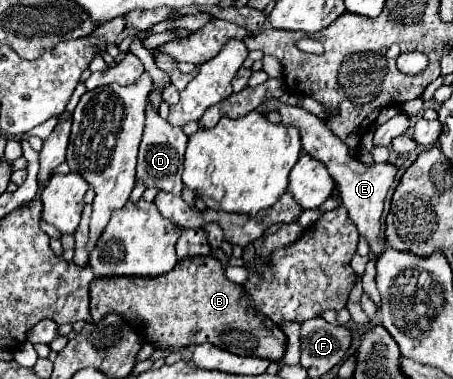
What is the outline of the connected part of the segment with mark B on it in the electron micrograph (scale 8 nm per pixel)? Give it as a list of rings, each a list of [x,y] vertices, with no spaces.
[[[213,255],[205,257],[187,257],[177,263],[175,269],[171,269],[167,275],[159,277],[95,277],[89,285],[89,299],[91,299],[91,317],[93,321],[99,321],[103,315],[115,311],[121,317],[127,319],[127,323],[137,325],[141,333],[145,333],[145,341],[163,349],[163,343],[167,347],[187,347],[187,345],[201,345],[211,343],[219,349],[237,353],[237,355],[255,355],[271,361],[279,361],[285,353],[285,335],[279,327],[273,323],[269,325],[267,319],[259,313],[255,313],[255,307],[247,295],[247,291],[231,283],[225,277],[223,265]]]

